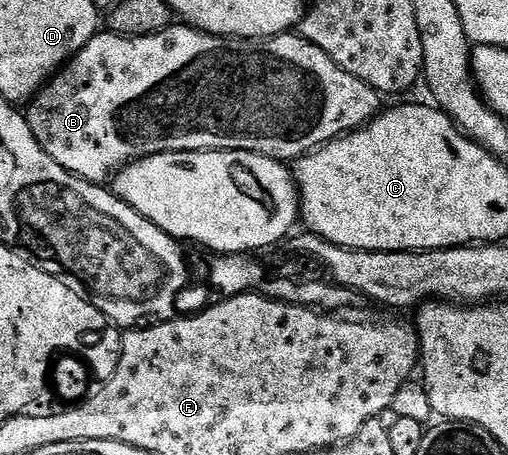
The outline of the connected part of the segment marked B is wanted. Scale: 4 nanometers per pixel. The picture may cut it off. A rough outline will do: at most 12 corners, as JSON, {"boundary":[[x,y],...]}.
{"boundary":[[97,32],[26,116],[83,181],[295,163],[381,94],[295,32]]}

